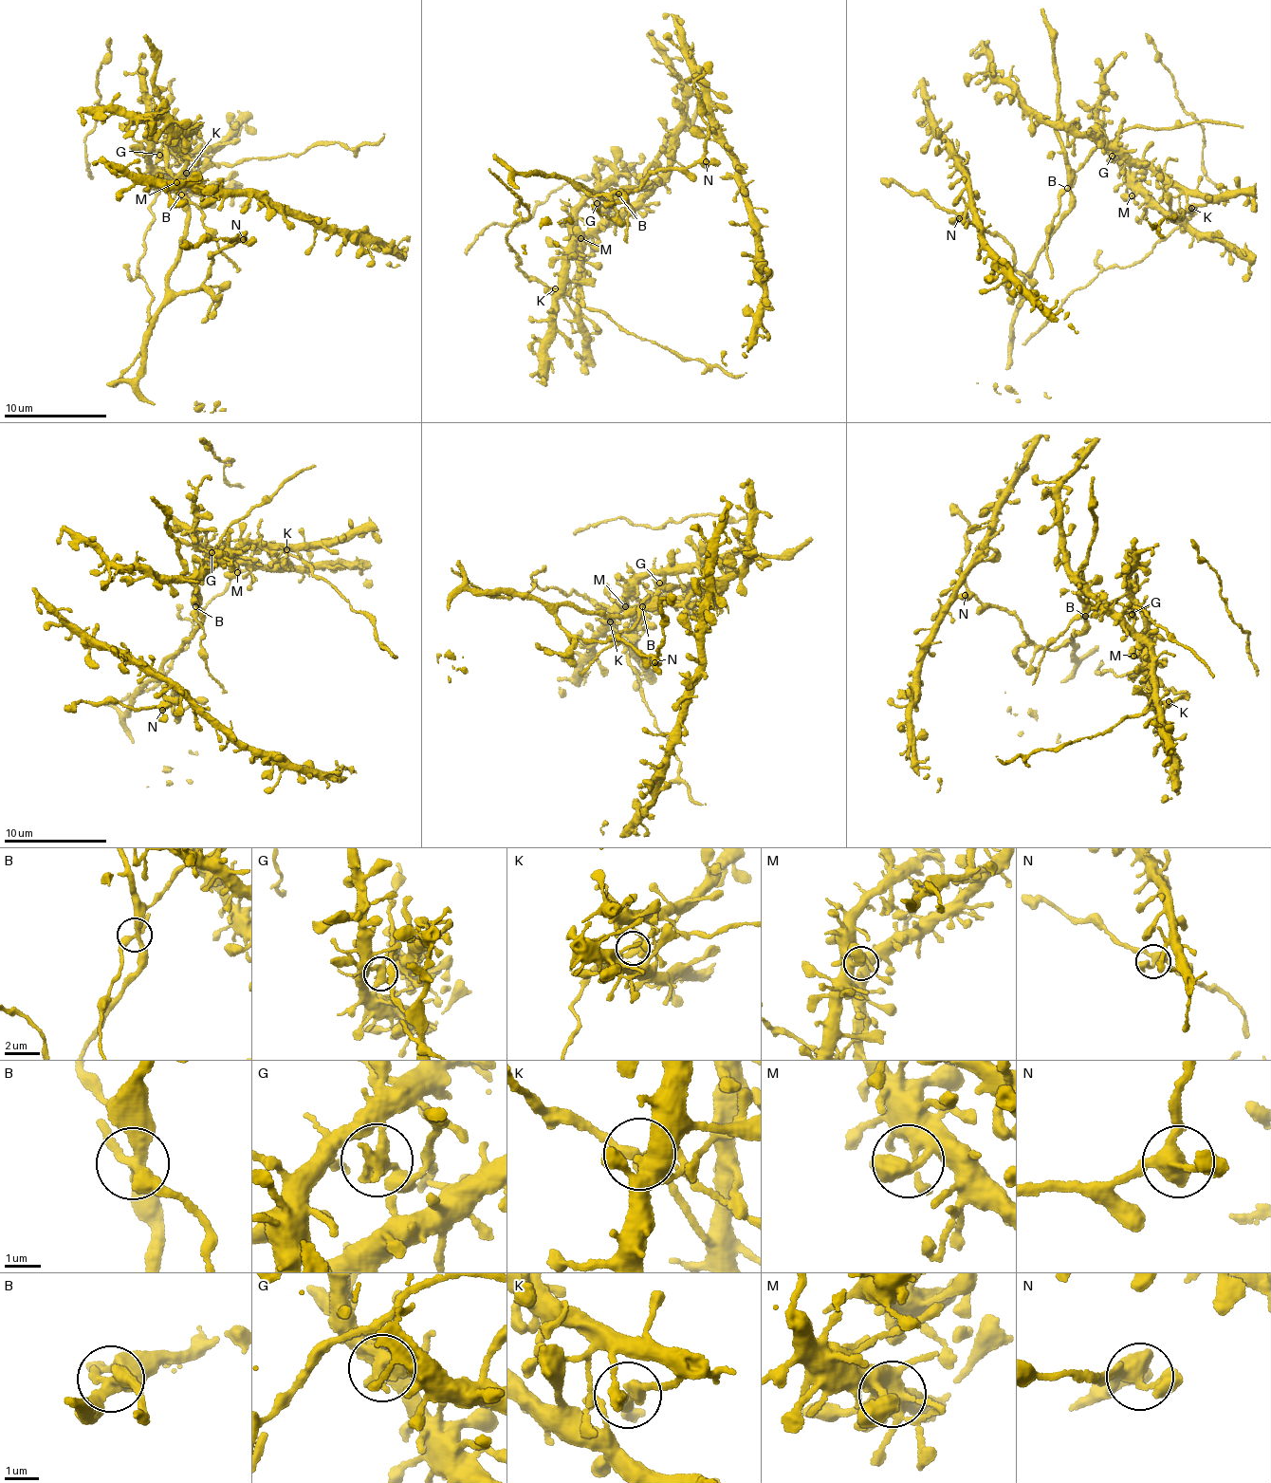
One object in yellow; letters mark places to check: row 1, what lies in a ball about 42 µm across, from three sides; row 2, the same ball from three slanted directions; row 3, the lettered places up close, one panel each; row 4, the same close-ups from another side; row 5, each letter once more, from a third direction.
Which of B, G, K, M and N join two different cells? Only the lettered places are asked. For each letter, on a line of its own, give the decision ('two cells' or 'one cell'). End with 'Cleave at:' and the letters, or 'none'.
B: two cells
G: two cells
K: two cells
M: one cell
N: one cell
Cleave at: B, G, K

